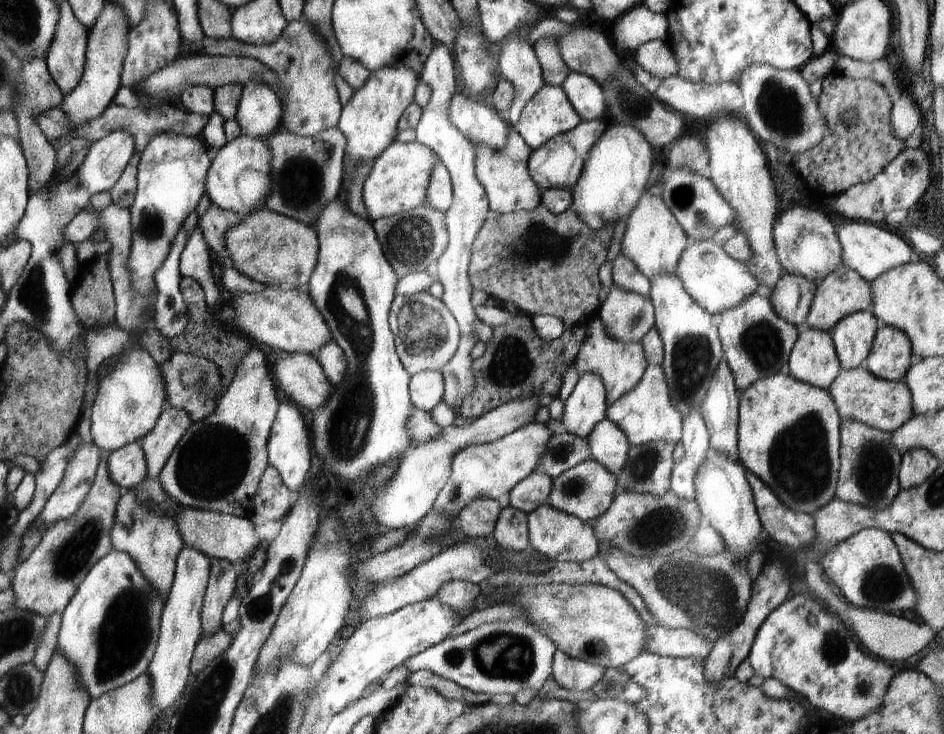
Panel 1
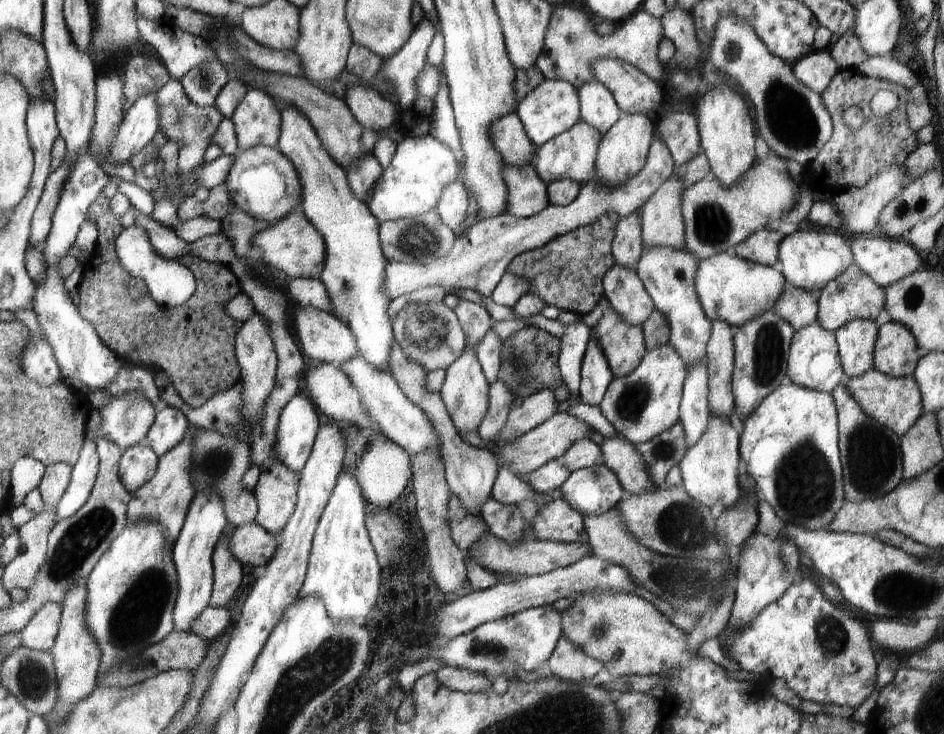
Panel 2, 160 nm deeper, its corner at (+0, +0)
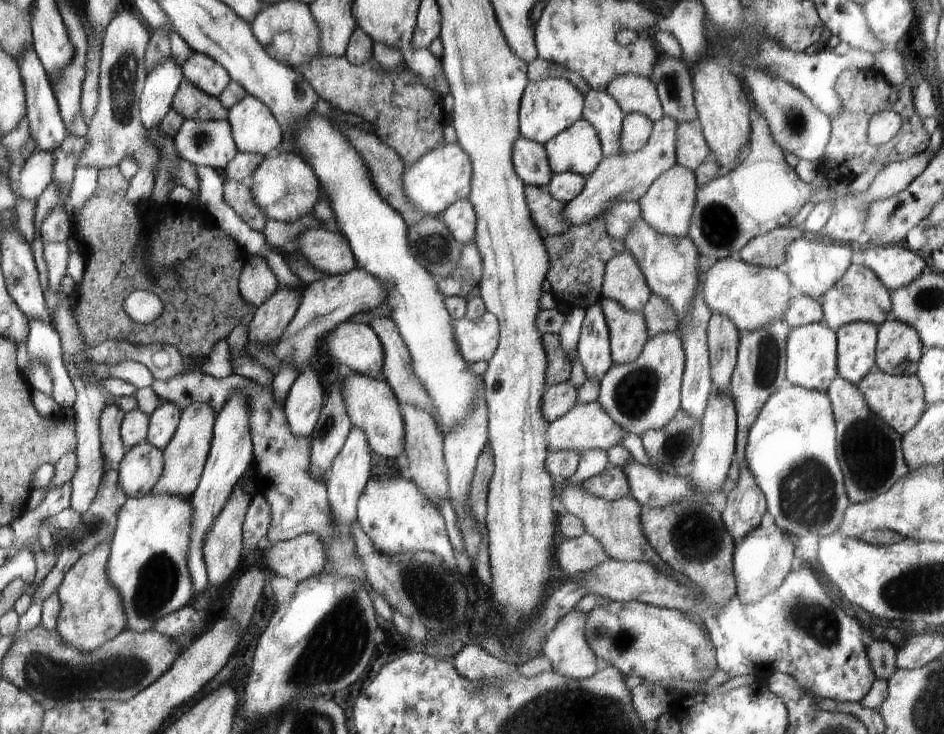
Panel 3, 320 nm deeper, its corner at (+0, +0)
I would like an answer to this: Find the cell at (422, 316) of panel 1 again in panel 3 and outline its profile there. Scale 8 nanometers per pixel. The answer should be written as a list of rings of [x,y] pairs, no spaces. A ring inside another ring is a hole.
[[[486,311],[478,320],[453,320],[460,354],[469,362],[488,362],[499,343],[500,323]]]

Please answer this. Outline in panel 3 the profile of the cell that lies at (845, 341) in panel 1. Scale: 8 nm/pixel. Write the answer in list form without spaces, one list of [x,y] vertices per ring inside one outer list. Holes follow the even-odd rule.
[[[858,321],[838,330],[838,372],[852,384],[860,383],[874,366],[874,348],[878,326]]]

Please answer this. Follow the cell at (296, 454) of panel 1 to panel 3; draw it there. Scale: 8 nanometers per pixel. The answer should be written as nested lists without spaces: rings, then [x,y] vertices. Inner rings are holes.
[[[312,368],[302,371],[286,394],[284,414],[291,431],[308,437],[318,422],[326,394],[321,376]]]

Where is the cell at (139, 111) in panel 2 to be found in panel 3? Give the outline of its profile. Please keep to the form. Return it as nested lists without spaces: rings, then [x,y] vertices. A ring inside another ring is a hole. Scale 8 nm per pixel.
[[[171,56],[148,73],[139,100],[140,116],[145,129],[156,127],[170,112],[174,95],[183,78],[183,67]]]

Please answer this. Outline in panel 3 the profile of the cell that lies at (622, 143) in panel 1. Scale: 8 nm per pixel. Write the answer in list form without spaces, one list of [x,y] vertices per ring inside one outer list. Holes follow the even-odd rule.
[[[640,113],[626,114],[623,120],[620,153],[639,151],[650,142],[652,132],[650,119],[651,117]]]

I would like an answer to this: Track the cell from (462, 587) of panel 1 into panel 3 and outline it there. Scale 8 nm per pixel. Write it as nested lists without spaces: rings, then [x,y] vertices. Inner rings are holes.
[[[416,405],[401,406],[403,420],[406,423],[406,442],[403,462],[408,466],[410,472],[409,480],[418,487],[420,492],[428,498],[431,503],[439,506],[442,499],[448,499],[449,491],[447,472],[443,457],[443,436],[435,418]]]

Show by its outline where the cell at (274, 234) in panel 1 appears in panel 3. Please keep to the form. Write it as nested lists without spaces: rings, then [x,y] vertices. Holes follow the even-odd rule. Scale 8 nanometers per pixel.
[[[320,228],[307,231],[300,239],[296,253],[304,255],[307,261],[326,275],[343,275],[358,266],[350,242],[338,229]]]

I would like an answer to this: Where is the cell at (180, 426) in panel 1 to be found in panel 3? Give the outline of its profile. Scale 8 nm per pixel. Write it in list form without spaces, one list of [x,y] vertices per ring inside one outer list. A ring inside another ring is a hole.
[[[162,402],[150,415],[150,430],[146,441],[162,451],[174,438],[181,415],[182,410],[176,404]]]

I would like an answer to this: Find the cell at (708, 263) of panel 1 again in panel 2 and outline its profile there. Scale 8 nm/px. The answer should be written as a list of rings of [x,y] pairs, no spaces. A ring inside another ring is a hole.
[[[726,252],[699,259],[695,284],[704,312],[711,321],[726,321],[732,327],[740,328],[774,310],[786,284],[784,277],[768,265],[762,266]]]

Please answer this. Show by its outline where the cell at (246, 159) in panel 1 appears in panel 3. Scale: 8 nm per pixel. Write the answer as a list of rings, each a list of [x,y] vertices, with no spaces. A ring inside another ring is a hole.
[[[284,152],[280,156],[266,155],[264,158],[248,183],[253,199],[265,210],[267,220],[294,222],[313,213],[321,201],[321,186],[313,168],[292,152]]]

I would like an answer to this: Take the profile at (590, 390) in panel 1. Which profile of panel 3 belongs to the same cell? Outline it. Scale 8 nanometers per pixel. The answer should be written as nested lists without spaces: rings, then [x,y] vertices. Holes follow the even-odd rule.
[[[601,303],[593,304],[585,311],[581,335],[576,347],[578,358],[588,379],[596,379],[600,382],[614,366],[610,342],[610,328]]]

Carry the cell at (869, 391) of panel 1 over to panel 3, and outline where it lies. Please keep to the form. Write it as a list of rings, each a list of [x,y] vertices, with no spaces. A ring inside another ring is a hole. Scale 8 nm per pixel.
[[[876,367],[868,372],[857,386],[863,393],[869,408],[878,416],[883,417],[901,436],[911,431],[927,412],[926,392],[917,374],[910,376],[889,375],[883,369]]]

